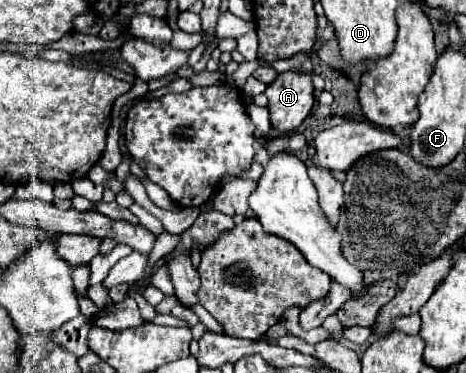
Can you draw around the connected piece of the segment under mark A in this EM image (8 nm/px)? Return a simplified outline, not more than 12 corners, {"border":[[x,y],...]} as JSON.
{"border":[[306,72],[278,74],[268,96],[270,124],[296,130],[314,106]]}

